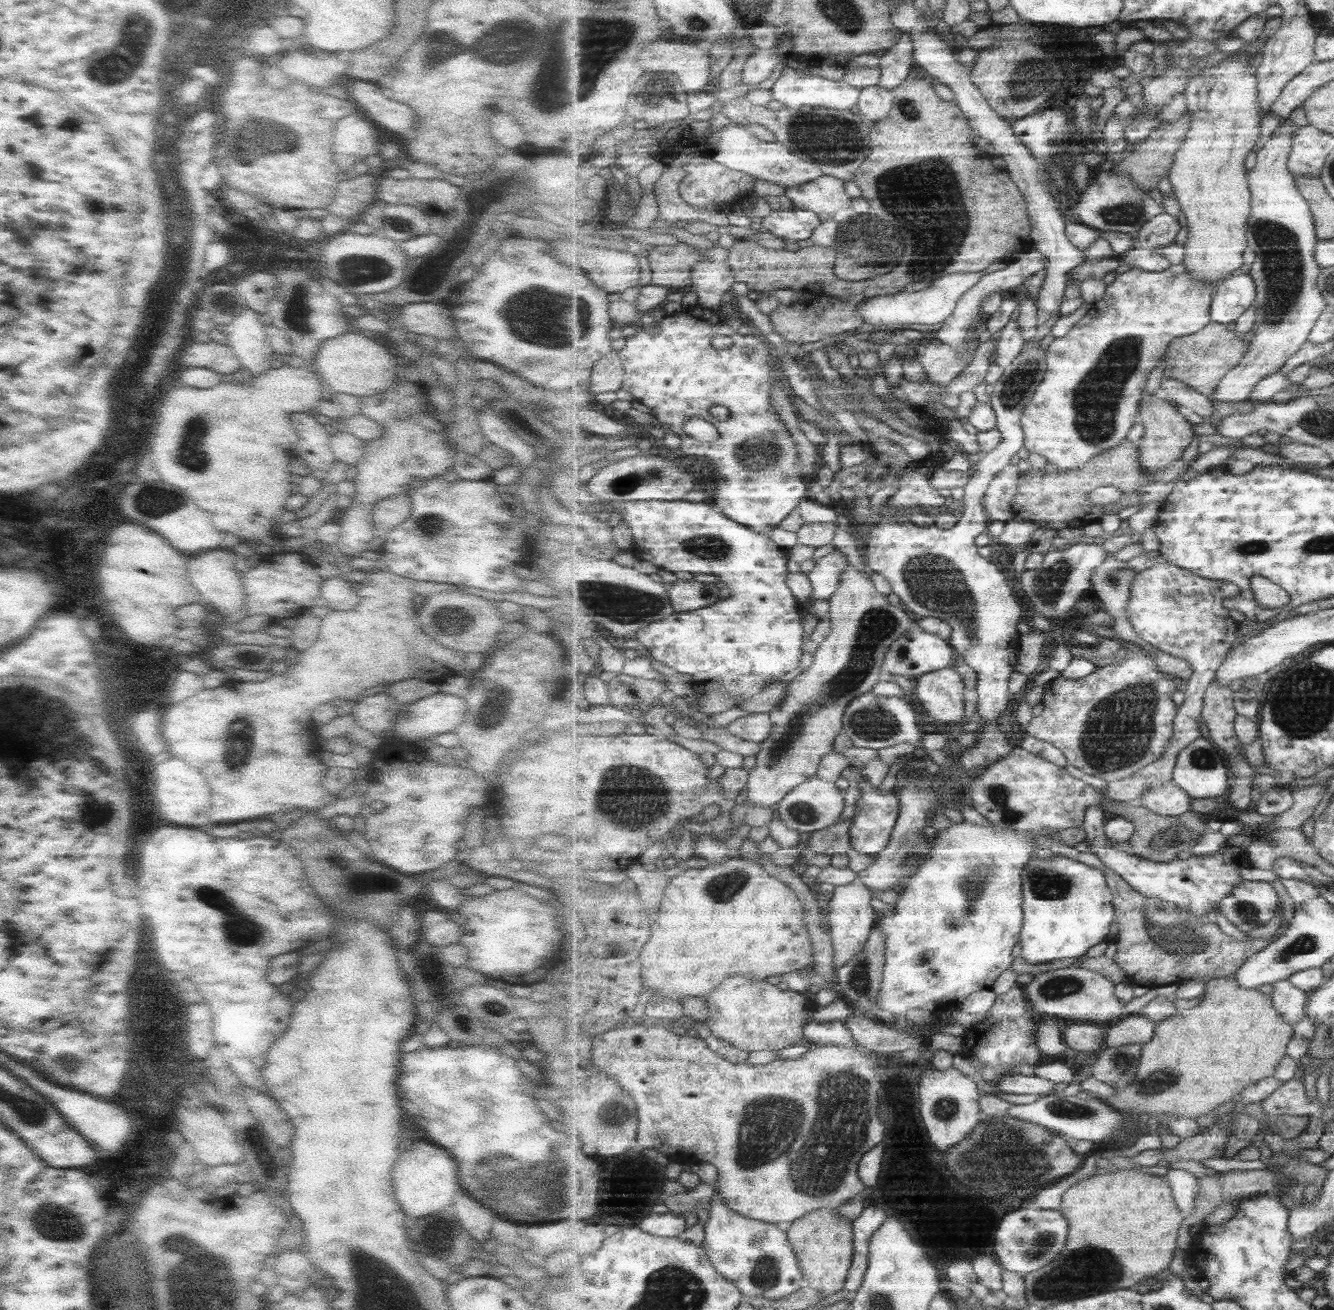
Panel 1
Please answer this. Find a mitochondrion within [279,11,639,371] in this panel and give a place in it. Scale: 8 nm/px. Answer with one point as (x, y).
(601, 40)

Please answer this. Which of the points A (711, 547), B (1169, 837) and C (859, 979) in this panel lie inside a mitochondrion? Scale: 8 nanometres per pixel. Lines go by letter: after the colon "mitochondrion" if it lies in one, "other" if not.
A: mitochondrion
B: mitochondrion
C: mitochondrion

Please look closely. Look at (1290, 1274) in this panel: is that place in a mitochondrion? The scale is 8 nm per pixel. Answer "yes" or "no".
no

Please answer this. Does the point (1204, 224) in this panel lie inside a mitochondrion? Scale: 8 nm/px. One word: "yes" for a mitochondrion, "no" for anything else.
no

